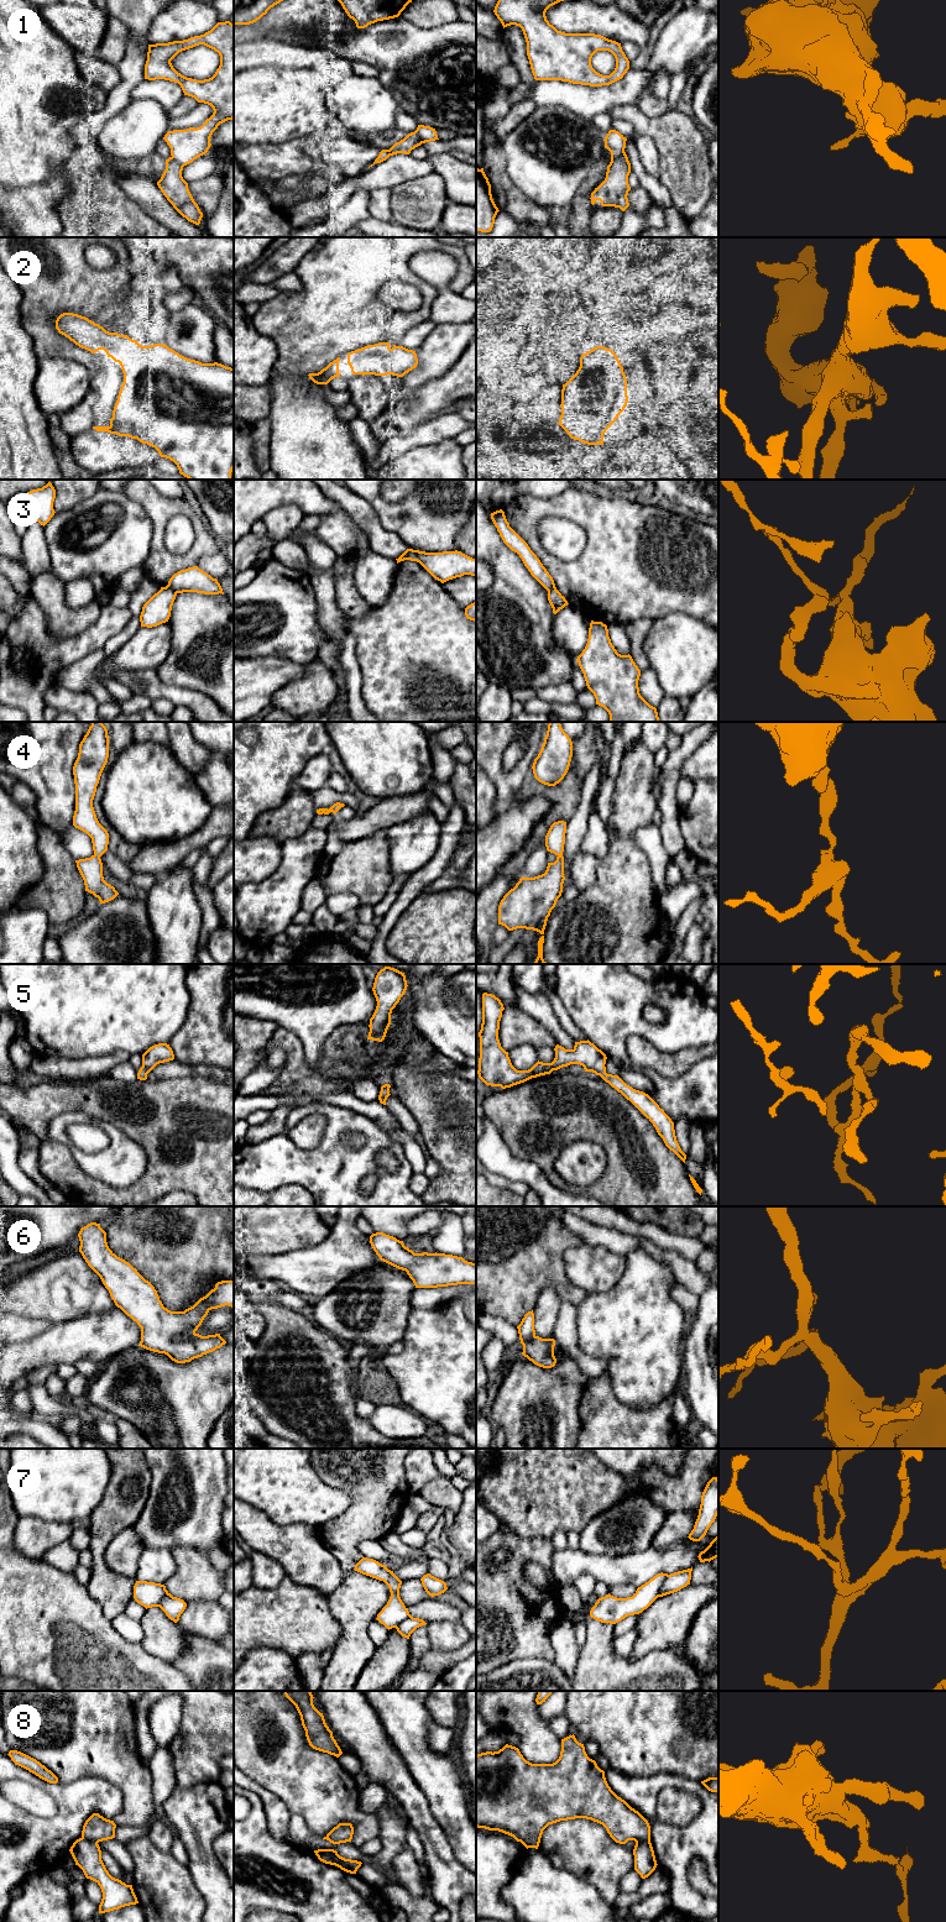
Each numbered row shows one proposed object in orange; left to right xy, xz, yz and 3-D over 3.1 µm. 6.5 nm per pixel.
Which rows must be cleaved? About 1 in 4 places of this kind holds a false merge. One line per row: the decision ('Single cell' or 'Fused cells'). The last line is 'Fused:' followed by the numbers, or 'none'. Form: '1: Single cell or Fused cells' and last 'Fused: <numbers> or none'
1: Fused cells
2: Single cell
3: Fused cells
4: Single cell
5: Single cell
6: Single cell
7: Single cell
8: Fused cells
Fused: 1, 3, 8

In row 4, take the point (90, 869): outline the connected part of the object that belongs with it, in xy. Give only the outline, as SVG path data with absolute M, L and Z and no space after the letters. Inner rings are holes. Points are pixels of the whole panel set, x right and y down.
M92 722L79 744L78 758L73 766L75 784L75 811L73 826L85 832L93 843L90 858L75 860L84 880L85 891L99 899L100 904L114 900L119 892L103 876L100 857L108 850L109 833L99 823L93 800L101 773L109 758L108 729L101 722Z

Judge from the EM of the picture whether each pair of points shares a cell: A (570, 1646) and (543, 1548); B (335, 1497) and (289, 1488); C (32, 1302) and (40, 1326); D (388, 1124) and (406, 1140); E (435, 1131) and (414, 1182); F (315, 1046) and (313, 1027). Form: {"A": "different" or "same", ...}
{"A": "different", "B": "same", "C": "different", "D": "same", "E": "different", "F": "same"}

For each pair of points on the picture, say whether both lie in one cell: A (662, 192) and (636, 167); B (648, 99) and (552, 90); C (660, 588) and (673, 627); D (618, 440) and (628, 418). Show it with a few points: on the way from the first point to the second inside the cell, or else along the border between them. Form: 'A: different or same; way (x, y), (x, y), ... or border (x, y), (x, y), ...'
A: same; way (656, 188), (641, 173)
B: different; border (647, 89), (636, 103)
C: different; border (696, 617), (669, 612), (653, 621)
D: same; way (618, 435), (628, 423)

